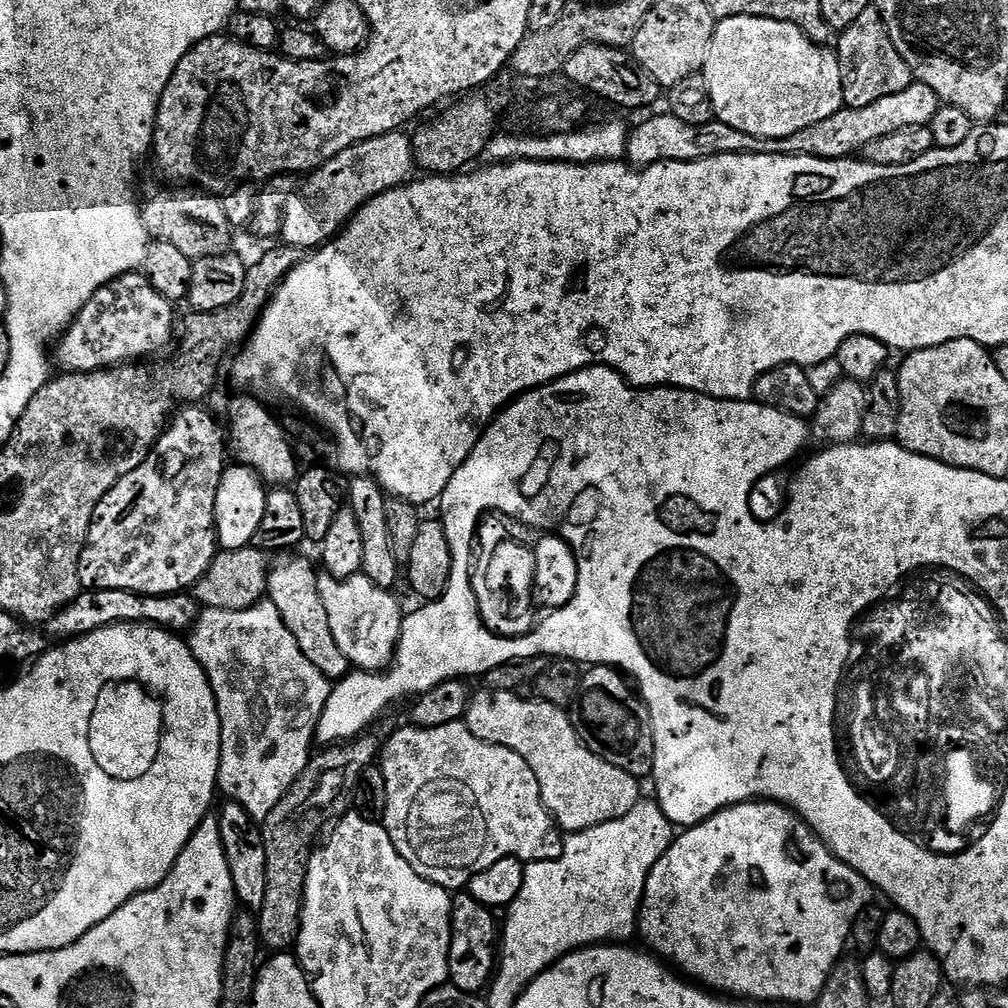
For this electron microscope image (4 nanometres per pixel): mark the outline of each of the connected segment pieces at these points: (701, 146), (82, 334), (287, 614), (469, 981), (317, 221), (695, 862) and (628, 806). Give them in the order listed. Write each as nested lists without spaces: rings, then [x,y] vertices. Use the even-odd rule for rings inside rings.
[[[913,82],[898,94],[890,94],[890,98],[878,98],[878,102],[870,102],[870,106],[861,108],[840,108],[830,118],[822,118],[822,122],[814,122],[814,126],[806,126],[806,130],[798,130],[798,134],[790,134],[781,140],[774,138],[758,138],[754,134],[742,134],[730,126],[713,122],[702,126],[690,126],[690,122],[682,122],[682,118],[671,114],[652,116],[644,120],[628,133],[627,163],[638,168],[649,168],[651,164],[662,164],[665,160],[701,160],[722,154],[770,154],[771,156],[817,156],[823,160],[843,160],[857,155],[866,146],[866,142],[874,142],[874,138],[886,138],[886,134],[894,134],[894,130],[906,130],[906,126],[929,126],[934,114],[938,114],[942,102],[930,86]]]
[[[139,271],[128,272],[124,276],[119,276],[117,280],[111,280],[106,286],[102,286],[102,290],[98,290],[94,294],[94,298],[90,298],[90,302],[86,302],[86,306],[72,324],[68,327],[68,331],[59,337],[58,343],[55,345],[56,356],[54,352],[54,360],[61,364],[64,372],[96,372],[99,368],[114,368],[129,362],[140,362],[144,356],[152,356],[155,352],[160,352],[168,343],[173,343],[174,332],[172,336],[172,327],[177,327],[178,316],[172,313],[174,308],[173,301],[167,300],[162,294],[158,294],[158,290],[154,290],[154,286],[148,277]]]
[[[288,554],[271,565],[268,573],[267,599],[278,606],[278,614],[282,614],[282,622],[294,634],[302,654],[322,670],[324,677],[337,682],[343,679],[350,671],[350,665],[346,654],[334,642],[334,630],[330,630],[330,618],[326,618],[326,606],[322,606],[322,594],[318,594],[318,568],[300,554]]]
[[[456,894],[452,897],[452,941],[450,942],[450,954],[448,955],[448,980],[451,987],[480,994],[489,987],[494,976],[494,969],[498,964],[498,920],[485,904],[480,904],[473,896]]]
[[[397,130],[384,136],[362,140],[307,173],[305,180],[308,181],[304,184],[304,196],[288,196],[284,201],[284,221],[281,224],[279,239],[301,250],[315,250],[337,235],[367,200],[372,200],[378,194],[405,183],[409,179],[408,171],[413,171],[414,161],[411,139],[407,135],[403,136],[404,134],[403,131]]]
[[[747,800],[745,804],[731,804],[729,808],[724,808],[721,812],[712,813],[710,819],[703,820],[701,824],[692,825],[673,839],[666,854],[658,858],[658,862],[648,875],[648,881],[644,887],[644,903],[640,906],[638,932],[641,937],[644,935],[648,939],[647,947],[657,957],[671,962],[685,977],[717,993],[727,994],[729,997],[739,998],[744,1002],[765,1000],[768,1004],[809,1003],[808,1005],[811,1005],[820,999],[820,992],[826,986],[832,967],[845,955],[844,947],[850,944],[852,923],[859,918],[861,910],[869,907],[871,900],[868,899],[872,895],[874,895],[872,885],[859,872],[843,864],[825,846],[815,830],[788,805],[778,804],[774,800]]]
[[[491,690],[483,691],[484,692],[477,691],[472,697],[466,717],[468,728],[474,734],[474,738],[482,738],[491,744],[497,744],[503,748],[509,748],[510,750],[517,752],[517,754],[522,758],[526,758],[526,762],[530,766],[530,770],[534,770],[534,774],[538,778],[540,797],[542,798],[545,808],[547,808],[549,814],[552,815],[553,821],[555,821],[555,823],[559,825],[565,833],[571,834],[574,832],[581,832],[587,828],[593,828],[602,822],[610,822],[614,818],[622,818],[622,814],[626,814],[630,810],[634,810],[636,803],[642,799],[642,792],[640,792],[641,781],[637,779],[637,777],[631,776],[626,770],[618,770],[618,766],[610,766],[610,762],[606,762],[602,758],[598,758],[598,754],[591,752],[591,750],[581,742],[580,736],[576,732],[576,728],[572,725],[571,715],[569,715],[563,707],[557,707],[555,704],[545,704],[544,701],[537,700],[535,698],[527,698],[528,700],[523,700],[522,697],[516,696],[520,694],[517,694],[512,690],[506,692],[494,692]]]

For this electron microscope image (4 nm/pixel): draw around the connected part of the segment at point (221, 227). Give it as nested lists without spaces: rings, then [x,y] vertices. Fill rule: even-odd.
[[[183,187],[160,188],[148,196],[148,201],[143,201],[142,215],[144,225],[152,240],[170,242],[170,246],[178,246],[182,254],[192,261],[201,260],[214,254],[229,251],[234,235],[232,223],[226,218],[224,201],[219,195],[205,194],[200,190],[183,192]]]

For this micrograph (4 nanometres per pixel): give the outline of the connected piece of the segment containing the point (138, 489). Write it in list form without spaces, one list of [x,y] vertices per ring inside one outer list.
[[[188,406],[184,416],[179,414],[171,417],[170,423],[161,431],[160,439],[156,441],[156,447],[148,453],[147,458],[130,474],[126,474],[117,482],[110,491],[104,495],[102,502],[96,507],[96,513],[92,519],[92,525],[88,531],[88,540],[84,543],[84,549],[80,555],[80,583],[85,589],[91,590],[126,590],[137,592],[143,596],[173,596],[175,592],[187,593],[195,589],[196,583],[206,574],[210,562],[218,551],[216,539],[216,499],[218,498],[218,486],[226,467],[226,432],[216,425],[216,420],[208,412],[203,412],[203,407]]]

